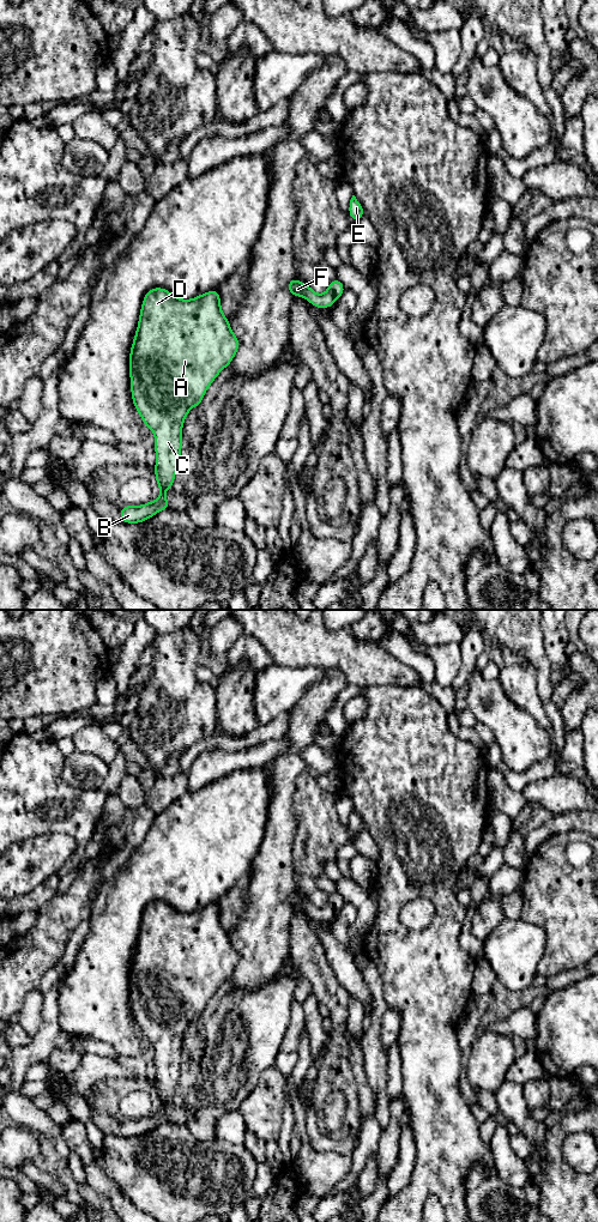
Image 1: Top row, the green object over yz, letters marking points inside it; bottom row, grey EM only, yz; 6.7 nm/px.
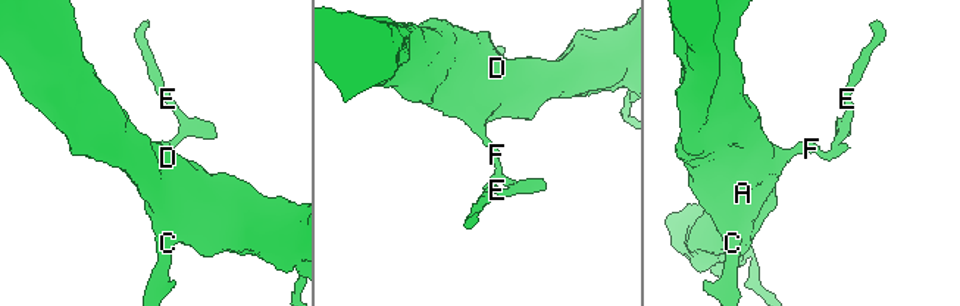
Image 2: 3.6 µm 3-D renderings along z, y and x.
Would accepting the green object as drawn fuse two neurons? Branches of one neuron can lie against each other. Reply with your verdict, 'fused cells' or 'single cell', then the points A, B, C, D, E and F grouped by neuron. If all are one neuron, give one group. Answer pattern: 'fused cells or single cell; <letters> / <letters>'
single cell; A B C D E F

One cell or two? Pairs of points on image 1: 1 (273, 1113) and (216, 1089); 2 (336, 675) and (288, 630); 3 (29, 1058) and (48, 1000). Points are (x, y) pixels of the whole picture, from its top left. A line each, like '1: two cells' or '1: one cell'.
1: two cells
2: two cells
3: one cell

